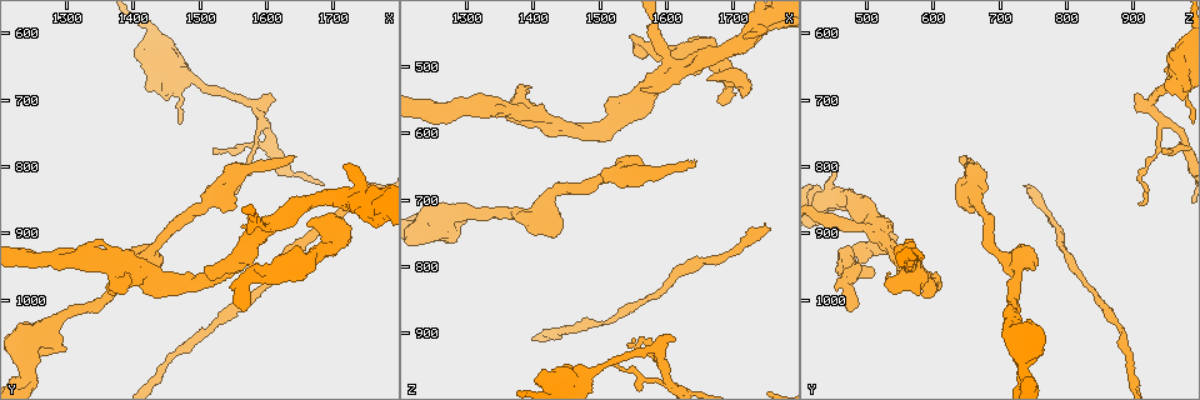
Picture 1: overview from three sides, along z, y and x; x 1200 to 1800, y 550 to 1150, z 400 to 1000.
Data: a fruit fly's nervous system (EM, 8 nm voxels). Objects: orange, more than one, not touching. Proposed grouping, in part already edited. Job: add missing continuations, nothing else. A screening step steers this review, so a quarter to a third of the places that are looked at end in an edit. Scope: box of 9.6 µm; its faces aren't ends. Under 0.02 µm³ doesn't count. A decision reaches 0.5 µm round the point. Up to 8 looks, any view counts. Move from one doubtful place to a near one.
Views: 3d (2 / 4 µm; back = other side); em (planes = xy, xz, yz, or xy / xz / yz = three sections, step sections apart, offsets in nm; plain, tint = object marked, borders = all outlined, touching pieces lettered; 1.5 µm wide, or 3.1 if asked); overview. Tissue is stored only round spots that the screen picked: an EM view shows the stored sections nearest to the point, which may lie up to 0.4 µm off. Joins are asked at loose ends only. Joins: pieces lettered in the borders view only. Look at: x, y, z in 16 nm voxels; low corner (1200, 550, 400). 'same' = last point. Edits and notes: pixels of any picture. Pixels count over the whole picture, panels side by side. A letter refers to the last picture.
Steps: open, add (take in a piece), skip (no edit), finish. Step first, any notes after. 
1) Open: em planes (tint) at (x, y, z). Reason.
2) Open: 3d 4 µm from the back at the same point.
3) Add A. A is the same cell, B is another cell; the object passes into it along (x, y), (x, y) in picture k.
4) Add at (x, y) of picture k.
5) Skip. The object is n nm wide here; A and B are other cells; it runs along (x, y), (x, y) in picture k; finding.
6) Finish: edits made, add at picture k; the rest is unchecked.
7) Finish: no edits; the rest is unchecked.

Open: 3d 2 µm from the back at (1615, 700, 910). Branch stops here.

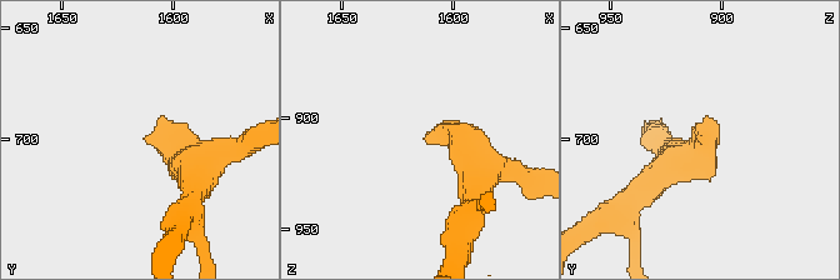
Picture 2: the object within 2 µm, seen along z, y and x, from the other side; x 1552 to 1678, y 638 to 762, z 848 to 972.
Open: em xy step 8 (tint) at (1613, 700, 909). The arms are 190, 220 nm wide; need the tissue.

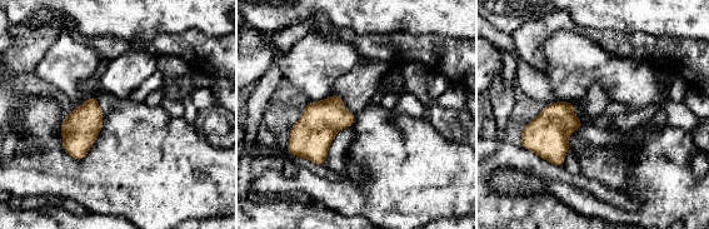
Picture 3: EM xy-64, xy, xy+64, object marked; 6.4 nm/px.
Open: em planes (borders) at the same point.

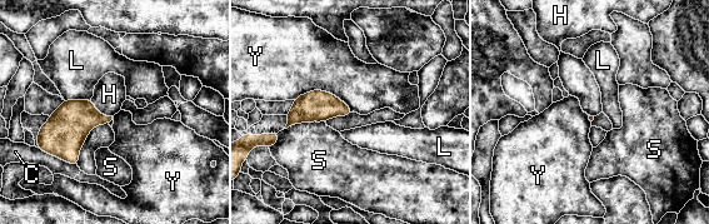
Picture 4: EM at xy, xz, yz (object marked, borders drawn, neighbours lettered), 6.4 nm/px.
Add H. H is the same cell, C, L, S and Y are other cells; the object passes into it along (65, 132), (98, 112), (109, 94) in picture 4; the neuron continues.

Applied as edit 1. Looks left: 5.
Open: overview. Redraw.

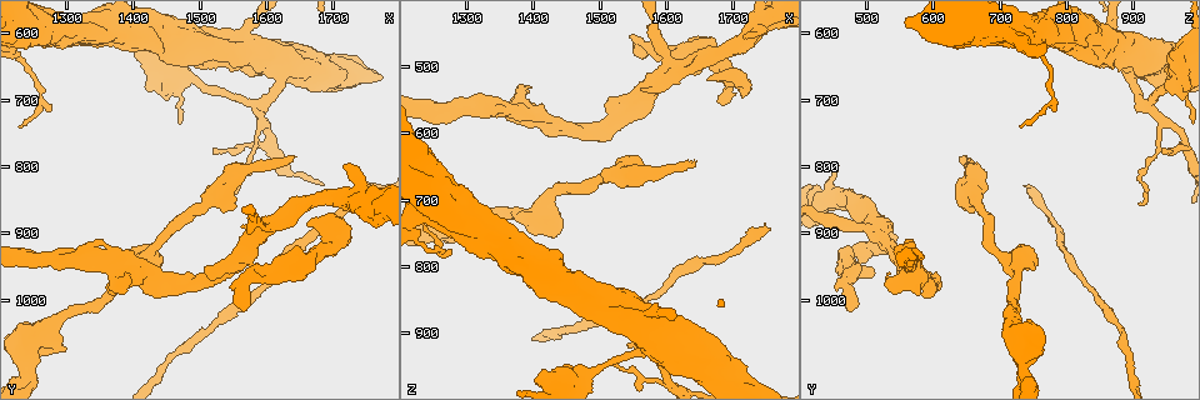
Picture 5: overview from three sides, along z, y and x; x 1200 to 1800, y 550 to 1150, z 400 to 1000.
Open: 3d 2 µm from the back at (1645, 785, 645). An open end.

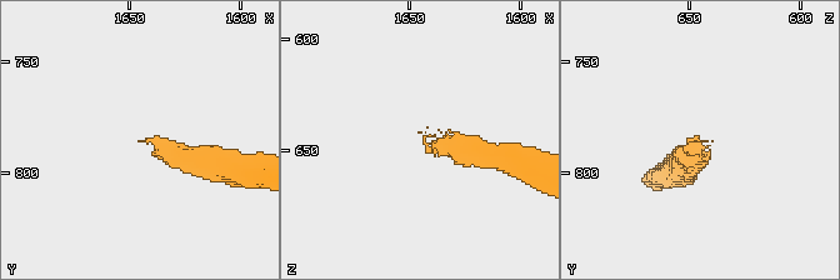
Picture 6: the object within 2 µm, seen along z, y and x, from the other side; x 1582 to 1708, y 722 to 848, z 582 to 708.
Open: em planes (borders) at (1643, 786, 643).

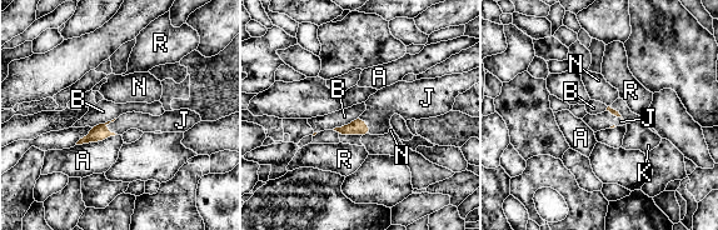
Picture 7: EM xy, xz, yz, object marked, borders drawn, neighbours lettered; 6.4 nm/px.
Add J. The longest contact is with A, 280 nm; J is the same cell, A, B, K, N and R are other cells; the object passes into it along (99, 133), (109, 130), (145, 123) in picture 7; it goes on there.

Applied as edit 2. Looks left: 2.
Open: 3d 2 µm at (1750, 825, 745). Free end.

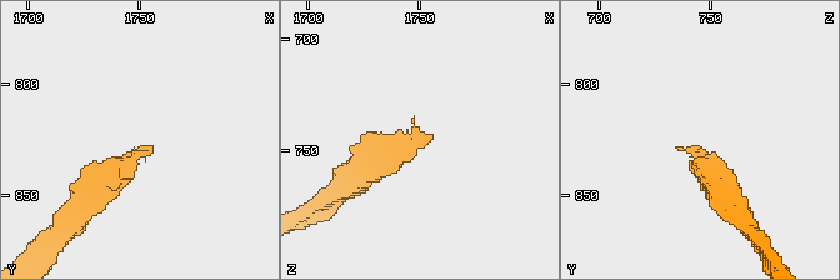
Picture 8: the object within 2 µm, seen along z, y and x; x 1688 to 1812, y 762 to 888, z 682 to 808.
Open: em planes (borders) at (1754, 827, 743). Now the EM.

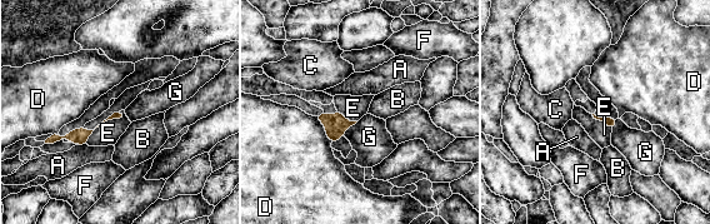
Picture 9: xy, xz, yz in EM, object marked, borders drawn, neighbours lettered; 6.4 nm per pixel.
Add E. E is the same cell, A, B, C, D, F and G are other cells; the object passes into it along (610, 122), (601, 120), (598, 130) in picture 9; the neuron continues.

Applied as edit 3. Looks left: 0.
Finish: edits made, add at picture 4, add at picture 7, add at picture 9; the rest is unchecked.

